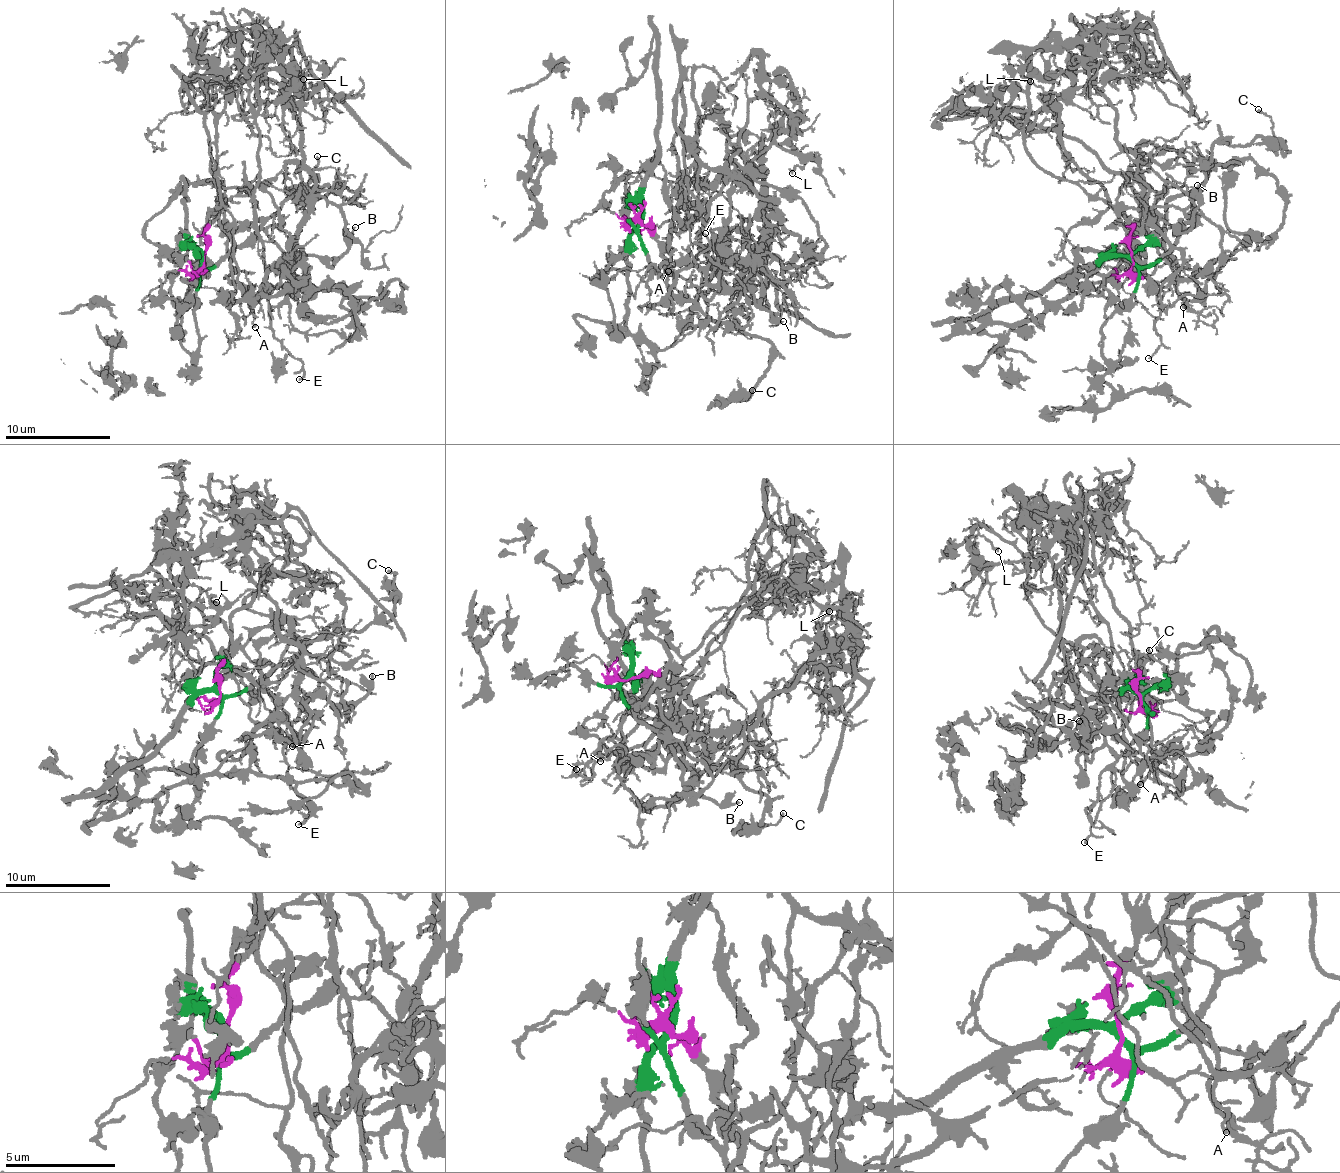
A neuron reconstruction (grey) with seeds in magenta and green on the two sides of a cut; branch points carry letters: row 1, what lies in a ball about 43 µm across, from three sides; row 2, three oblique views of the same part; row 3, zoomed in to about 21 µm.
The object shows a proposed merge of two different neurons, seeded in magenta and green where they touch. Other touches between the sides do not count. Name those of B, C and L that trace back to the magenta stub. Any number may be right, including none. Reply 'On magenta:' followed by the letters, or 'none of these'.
On magenta: L

